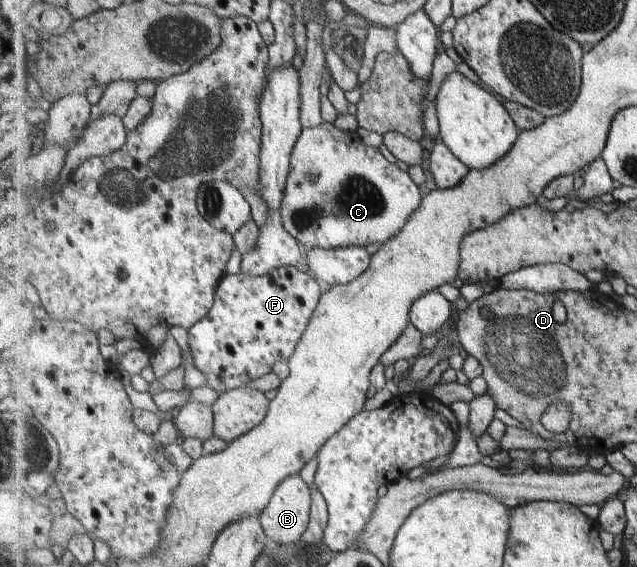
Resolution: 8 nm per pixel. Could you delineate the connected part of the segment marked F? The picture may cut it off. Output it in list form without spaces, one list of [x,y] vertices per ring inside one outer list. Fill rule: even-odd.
[[[299,266],[280,267],[264,277],[227,274],[217,288],[210,315],[189,330],[195,367],[205,376],[207,386],[220,392],[243,388],[272,372],[280,361],[289,361],[325,290]]]

